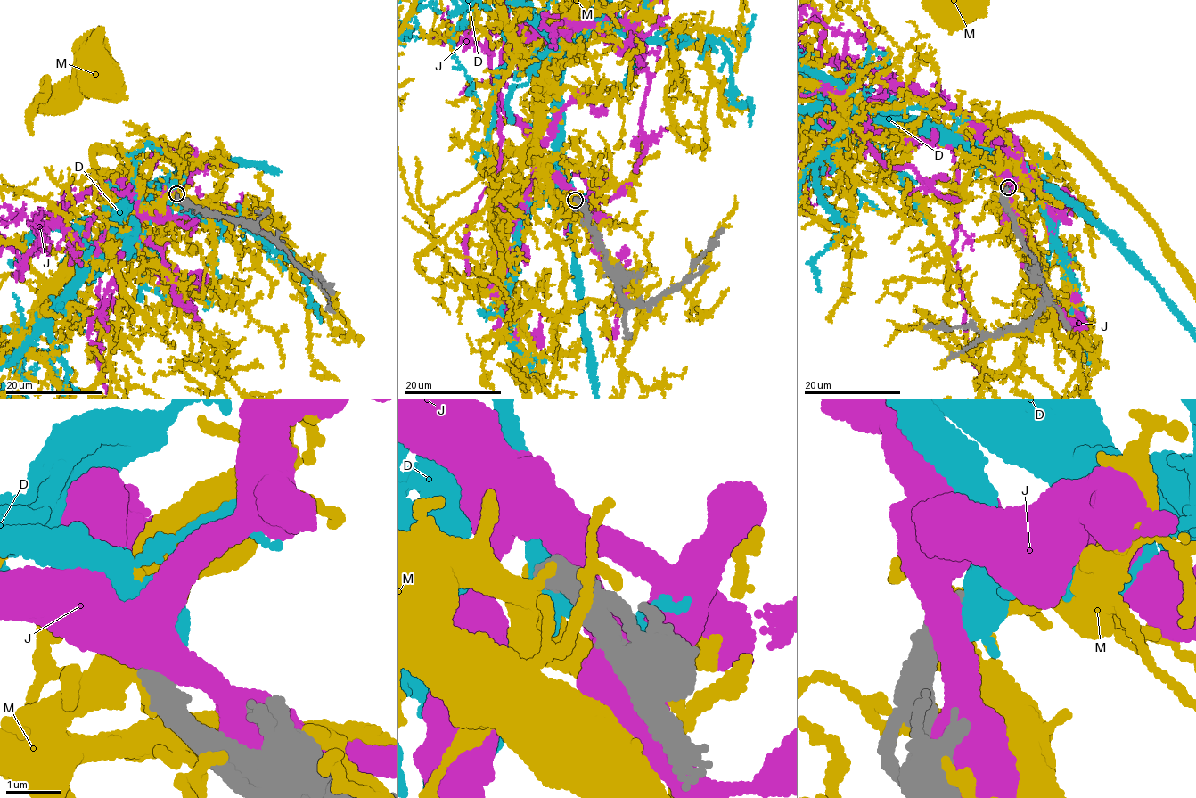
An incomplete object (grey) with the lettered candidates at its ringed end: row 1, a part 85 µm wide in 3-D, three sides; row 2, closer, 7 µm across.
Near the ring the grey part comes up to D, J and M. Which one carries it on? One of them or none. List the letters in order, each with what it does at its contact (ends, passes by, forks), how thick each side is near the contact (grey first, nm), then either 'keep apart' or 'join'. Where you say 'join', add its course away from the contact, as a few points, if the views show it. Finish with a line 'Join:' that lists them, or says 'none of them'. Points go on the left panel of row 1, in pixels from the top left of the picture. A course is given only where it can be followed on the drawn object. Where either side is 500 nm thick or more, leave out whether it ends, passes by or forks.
D: 500/700 nm | join
J: 600/480 nm | keep apart
M: 600/400 nm | keep apart
Join: D

